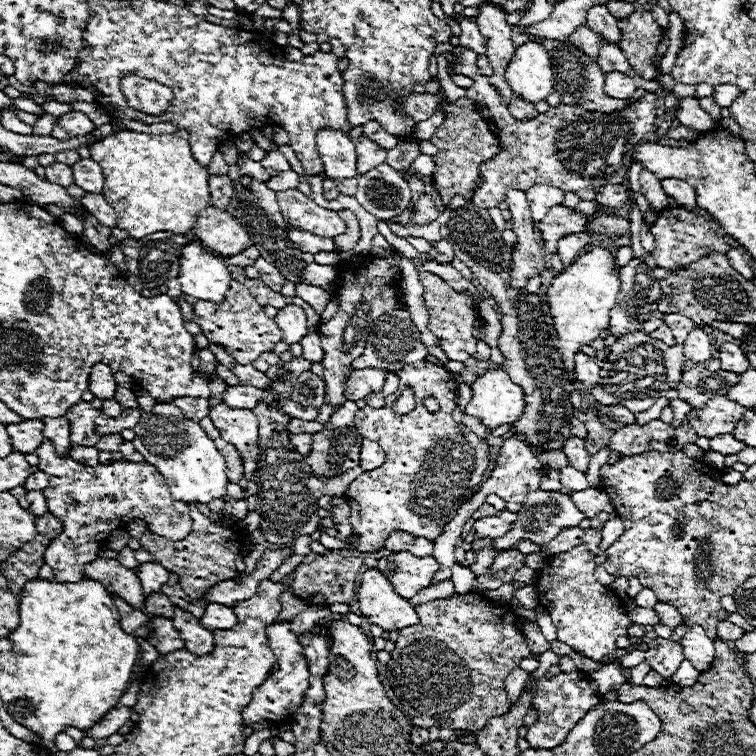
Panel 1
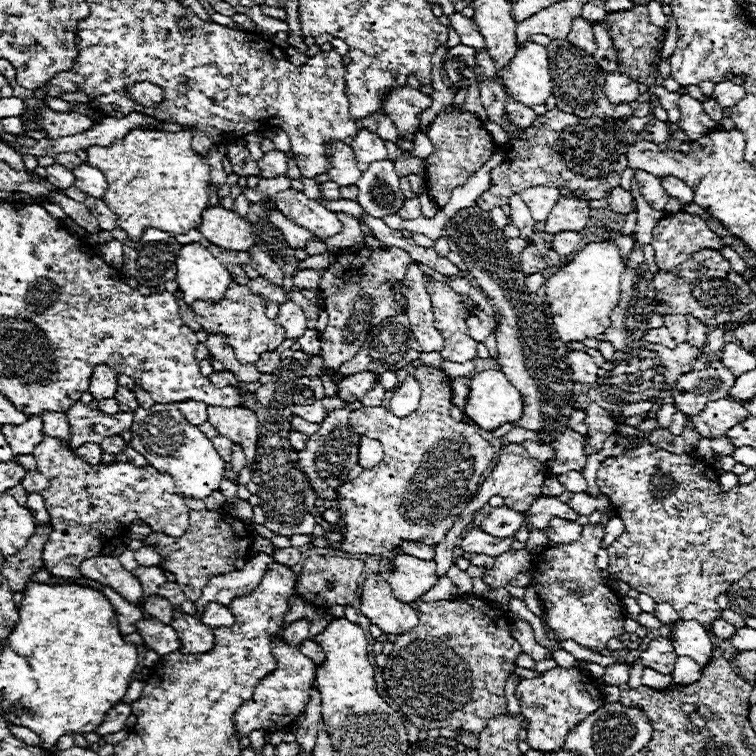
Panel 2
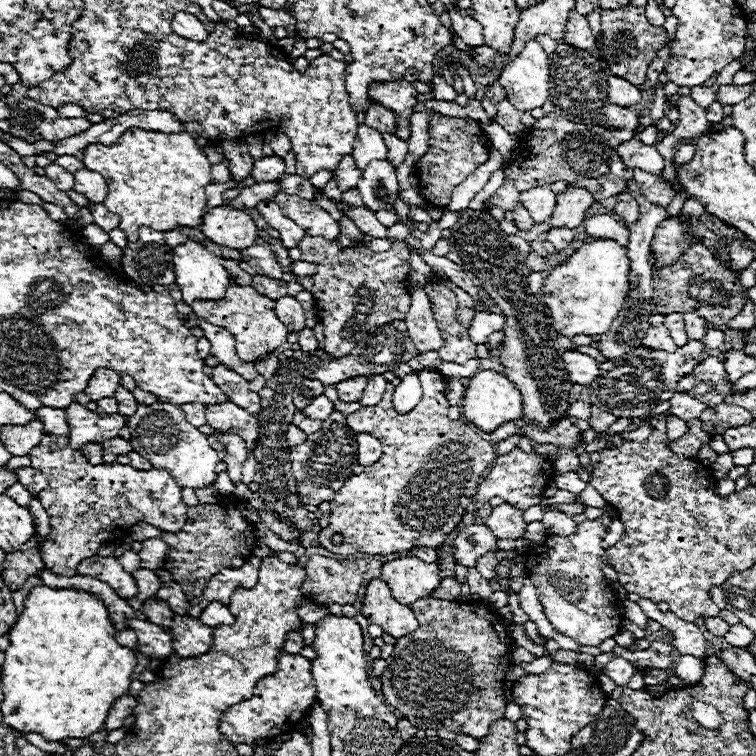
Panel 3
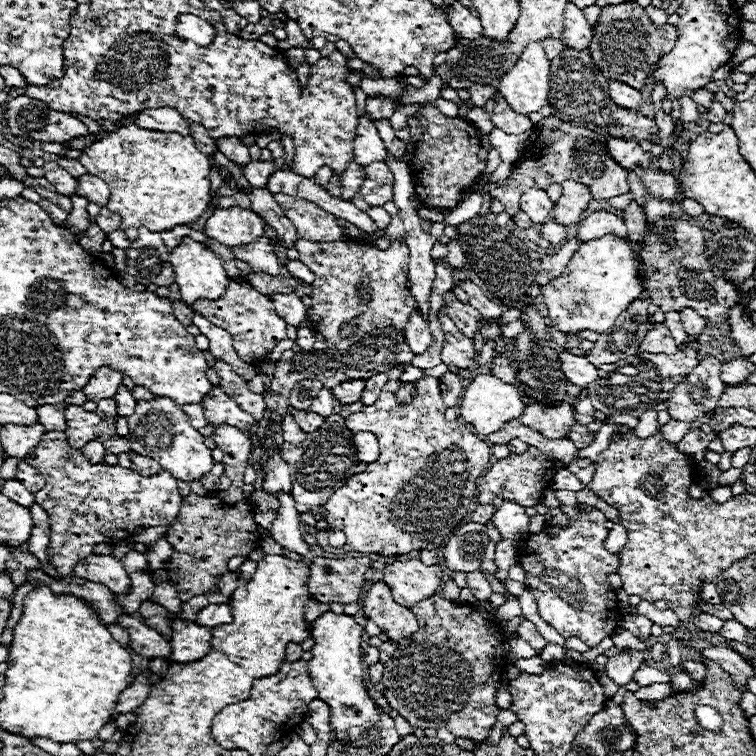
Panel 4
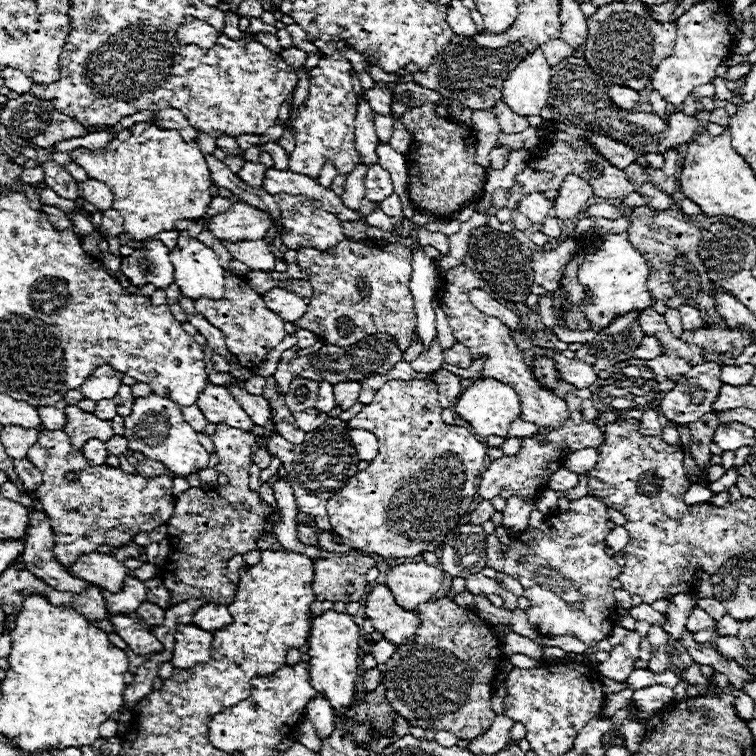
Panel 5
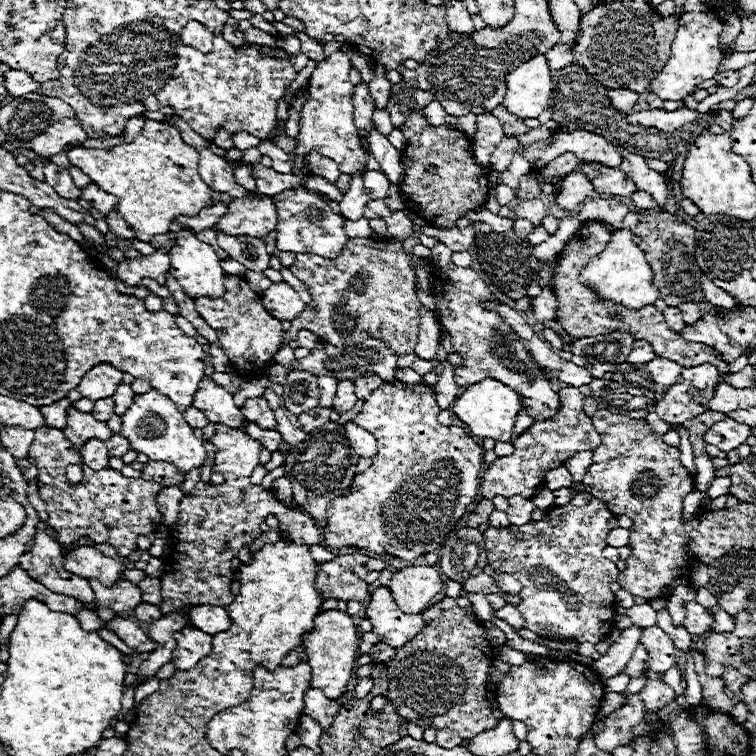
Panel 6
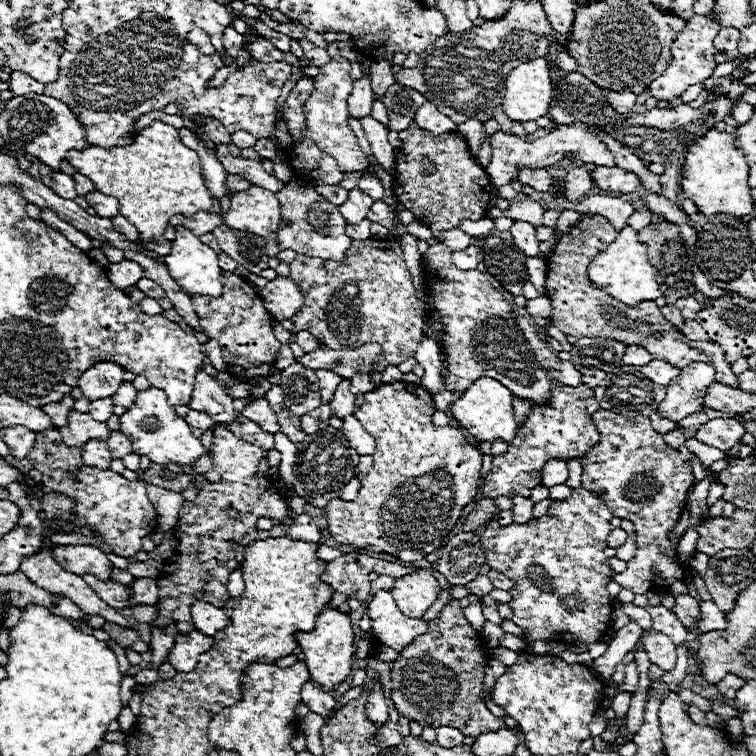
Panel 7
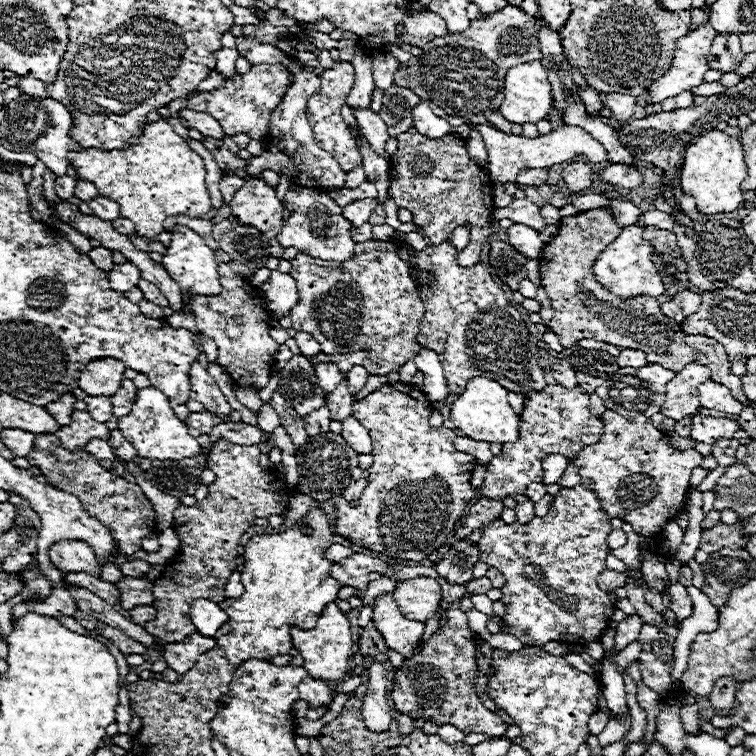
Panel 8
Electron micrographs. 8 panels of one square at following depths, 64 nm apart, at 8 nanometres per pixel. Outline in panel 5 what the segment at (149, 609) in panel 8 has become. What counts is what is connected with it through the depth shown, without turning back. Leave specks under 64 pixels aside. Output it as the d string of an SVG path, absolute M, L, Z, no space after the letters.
M142 602L142 606L136 610L140 620L146 624L146 626L160 626L164 622L164 614L166 610L160 608L160 606L154 606L150 602Z

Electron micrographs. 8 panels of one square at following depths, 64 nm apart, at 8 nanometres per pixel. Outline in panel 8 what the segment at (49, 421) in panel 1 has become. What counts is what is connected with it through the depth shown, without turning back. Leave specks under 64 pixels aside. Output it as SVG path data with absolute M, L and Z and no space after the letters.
M64 394L64 396L60 396L60 400L50 402L44 408L60 426L66 426L70 422L70 414L74 410L74 402L76 402L76 398L72 394Z

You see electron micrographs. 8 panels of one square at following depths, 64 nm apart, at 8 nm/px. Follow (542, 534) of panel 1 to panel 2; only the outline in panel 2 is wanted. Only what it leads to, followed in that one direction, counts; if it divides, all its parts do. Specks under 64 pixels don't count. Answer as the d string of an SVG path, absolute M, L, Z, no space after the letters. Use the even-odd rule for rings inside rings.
M556 496L536 498L530 506L530 510L524 512L524 516L528 520L528 528L538 528L538 530L544 530L544 532L548 532L548 524L550 524L552 516L558 516L558 518L570 520L570 522L576 522L580 518L580 514L576 514L566 502L562 502ZM468 530L466 536L462 538L462 556L470 558L472 554L488 554L488 556L498 556L506 550L510 550L510 544L516 540L516 536L512 538L490 538L490 534L482 532L482 530Z

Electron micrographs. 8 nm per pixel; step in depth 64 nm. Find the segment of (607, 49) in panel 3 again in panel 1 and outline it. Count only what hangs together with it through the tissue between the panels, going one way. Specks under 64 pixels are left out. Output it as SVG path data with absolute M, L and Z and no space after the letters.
M638 10L628 20L620 22L622 26L622 42L620 50L624 52L632 70L644 78L654 80L654 54L660 42L662 28L652 18L650 12Z

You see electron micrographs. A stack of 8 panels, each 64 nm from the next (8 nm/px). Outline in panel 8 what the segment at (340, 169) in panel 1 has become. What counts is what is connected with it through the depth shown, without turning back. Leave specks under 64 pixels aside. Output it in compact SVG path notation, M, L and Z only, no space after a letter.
M364 198L364 200L356 200L356 202L348 204L348 206L344 206L342 214L354 226L362 226L364 222L368 222L374 208L376 208L376 200L374 198Z

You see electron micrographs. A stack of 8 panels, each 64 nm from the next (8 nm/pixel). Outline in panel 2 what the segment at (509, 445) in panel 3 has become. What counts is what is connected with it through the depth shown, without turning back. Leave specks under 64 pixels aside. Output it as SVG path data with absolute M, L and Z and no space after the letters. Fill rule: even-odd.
M516 428L516 430L512 430L510 434L506 434L506 436L502 438L502 444L508 444L508 442L524 442L524 440L532 440L532 442L536 442L538 436L536 436L534 432L524 430L524 428ZM566 430L554 444L556 448L556 470L554 474L562 474L562 470L578 470L582 472L586 466L586 452L584 452L584 436L574 430Z

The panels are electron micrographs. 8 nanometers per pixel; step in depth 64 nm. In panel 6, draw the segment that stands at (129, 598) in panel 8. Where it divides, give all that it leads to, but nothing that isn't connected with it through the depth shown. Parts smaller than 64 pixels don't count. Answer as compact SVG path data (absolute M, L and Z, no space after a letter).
M144 578L138 582L142 586L142 602L154 602L154 606L162 604L162 588L160 588L160 578Z

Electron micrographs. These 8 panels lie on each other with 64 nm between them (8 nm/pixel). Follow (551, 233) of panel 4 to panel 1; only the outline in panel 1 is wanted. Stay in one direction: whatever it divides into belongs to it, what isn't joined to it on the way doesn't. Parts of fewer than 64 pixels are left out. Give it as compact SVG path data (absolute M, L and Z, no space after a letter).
M586 232L570 234L566 238L560 238L558 240L558 256L560 256L562 264L570 266L588 244L592 244L592 236L586 234Z

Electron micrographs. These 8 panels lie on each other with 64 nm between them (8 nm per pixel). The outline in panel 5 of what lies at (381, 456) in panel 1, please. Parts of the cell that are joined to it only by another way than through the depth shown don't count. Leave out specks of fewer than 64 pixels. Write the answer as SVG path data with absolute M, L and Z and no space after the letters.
M350 430L350 438L354 442L358 458L372 462L374 456L378 454L378 440L376 440L376 436L372 432L368 432L368 430Z

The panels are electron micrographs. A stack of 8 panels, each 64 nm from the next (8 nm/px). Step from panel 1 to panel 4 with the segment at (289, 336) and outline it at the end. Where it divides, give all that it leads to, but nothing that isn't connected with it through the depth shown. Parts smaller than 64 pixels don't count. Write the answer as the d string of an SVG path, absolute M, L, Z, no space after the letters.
M274 294L270 296L270 300L274 302L274 310L276 314L290 326L300 328L304 324L304 316L306 316L306 308L302 304L302 300L296 294Z

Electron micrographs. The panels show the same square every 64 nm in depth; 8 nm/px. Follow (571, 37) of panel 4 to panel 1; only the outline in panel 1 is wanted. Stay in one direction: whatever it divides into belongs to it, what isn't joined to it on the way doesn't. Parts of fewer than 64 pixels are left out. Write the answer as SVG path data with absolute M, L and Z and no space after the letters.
M580 26L578 30L574 30L574 34L570 36L570 42L574 46L578 46L588 58L592 58L594 62L598 60L598 52L600 52L600 40L598 36L588 28L588 26Z

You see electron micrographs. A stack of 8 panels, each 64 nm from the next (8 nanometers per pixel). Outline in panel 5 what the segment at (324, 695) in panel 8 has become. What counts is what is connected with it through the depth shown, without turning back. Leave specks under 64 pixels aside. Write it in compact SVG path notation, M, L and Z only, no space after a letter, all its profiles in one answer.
M320 694L308 702L304 718L314 724L320 740L328 738L334 732L334 708Z

